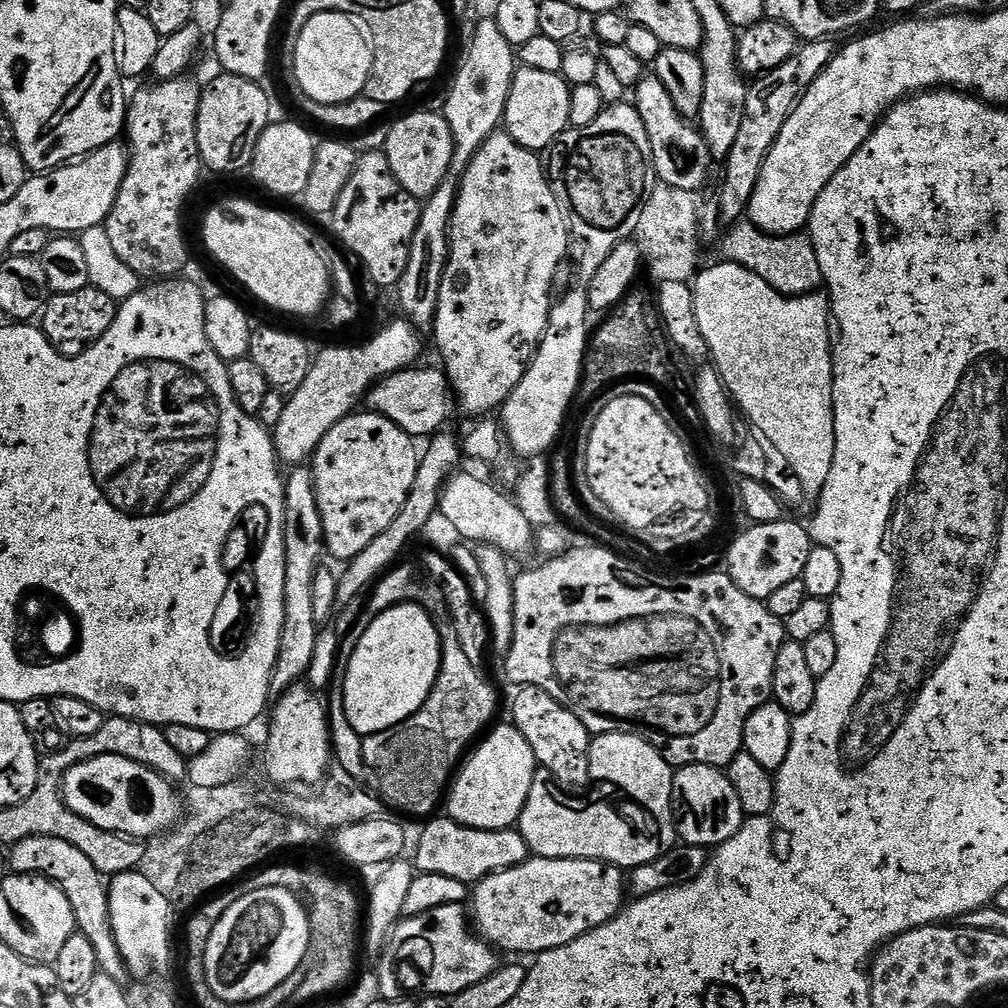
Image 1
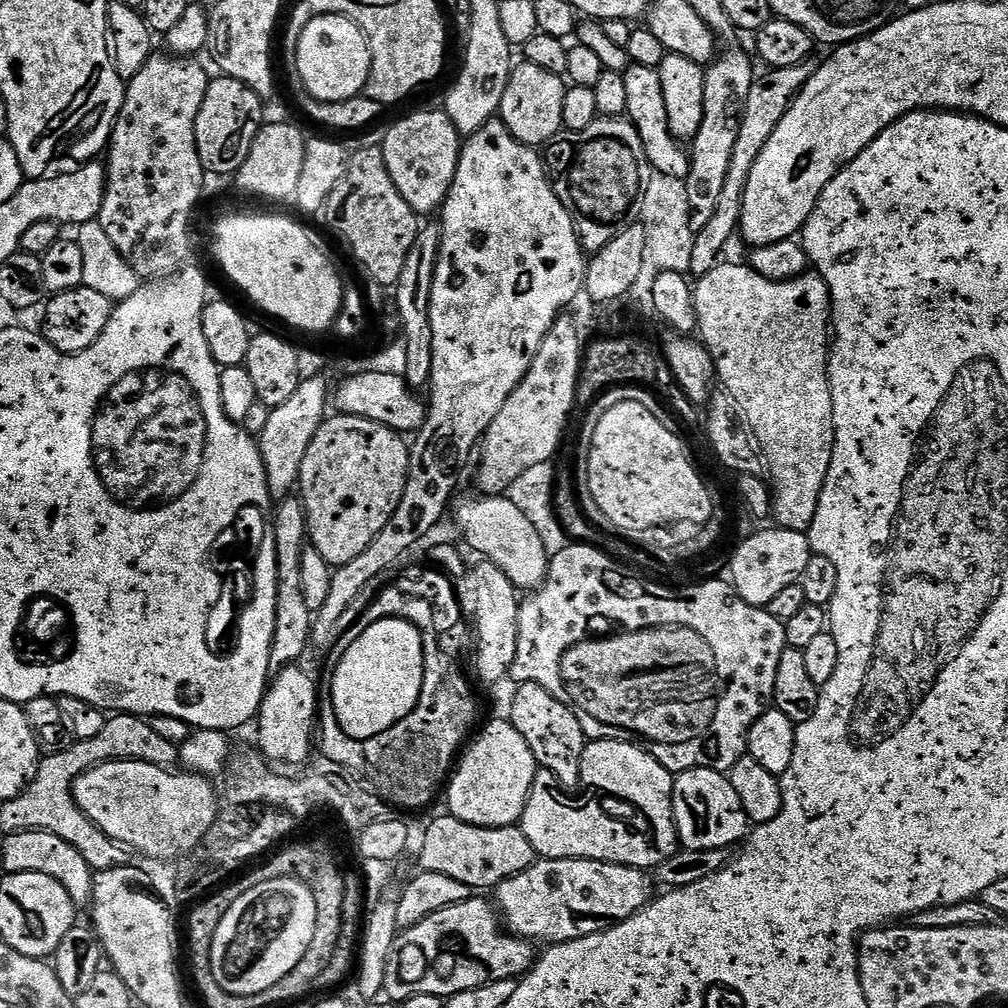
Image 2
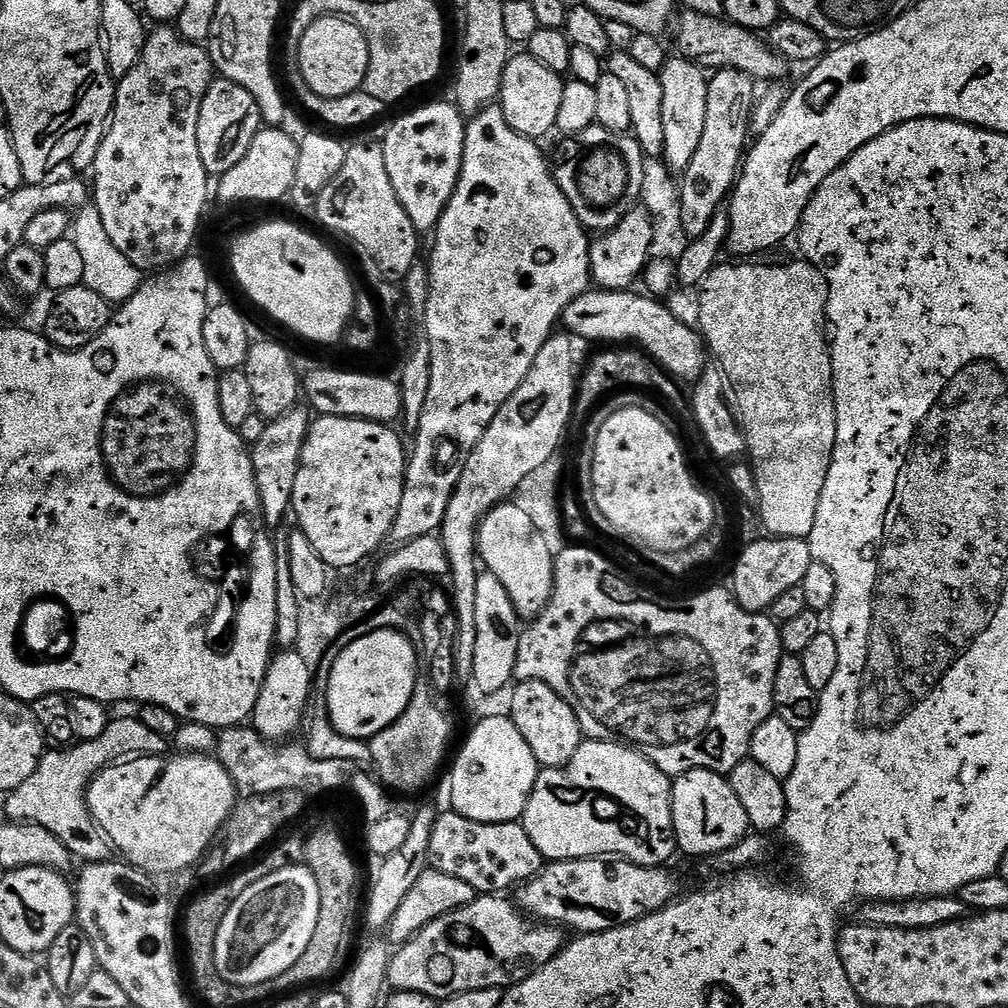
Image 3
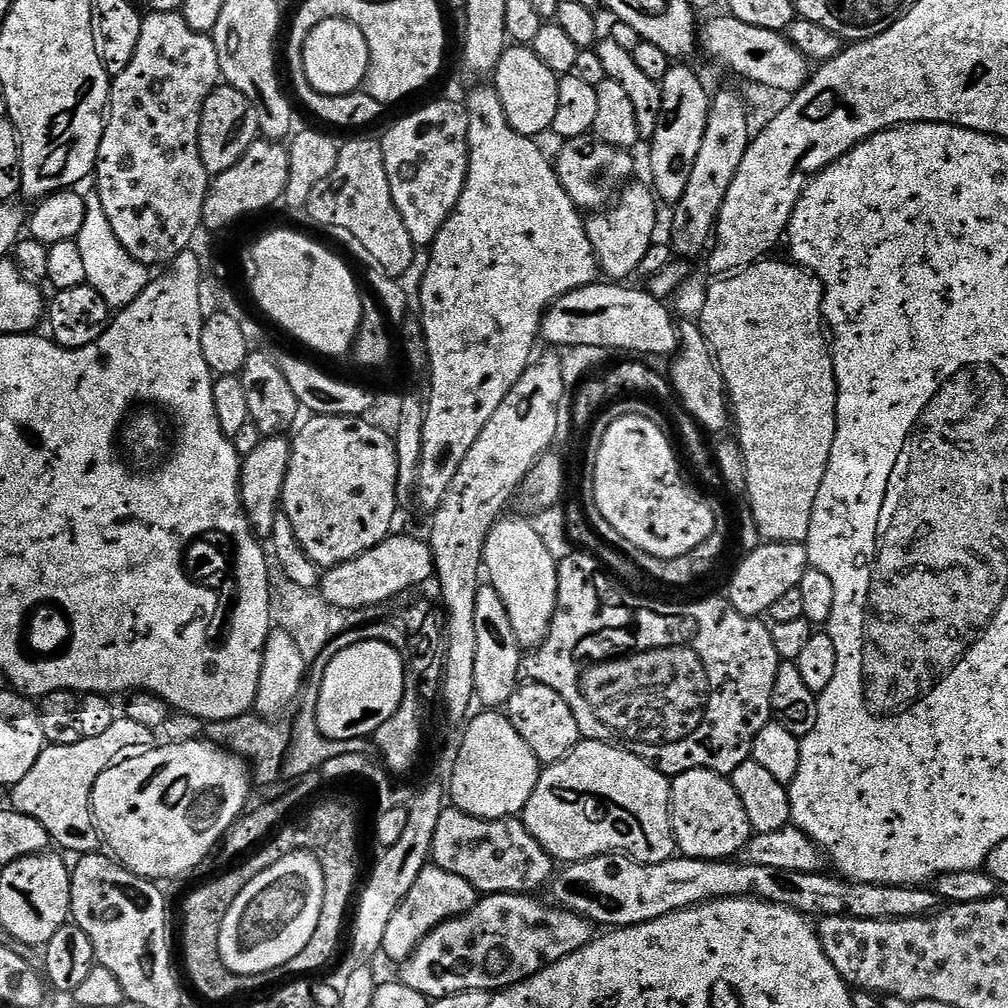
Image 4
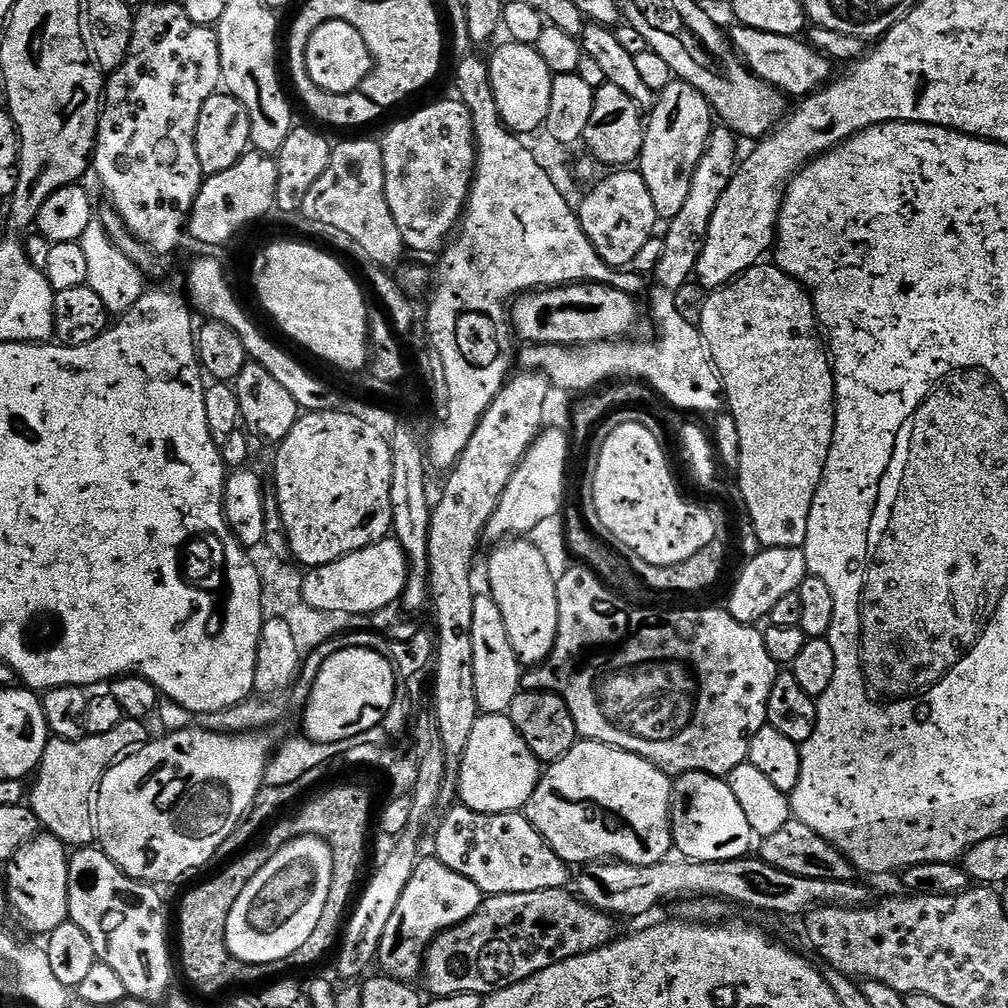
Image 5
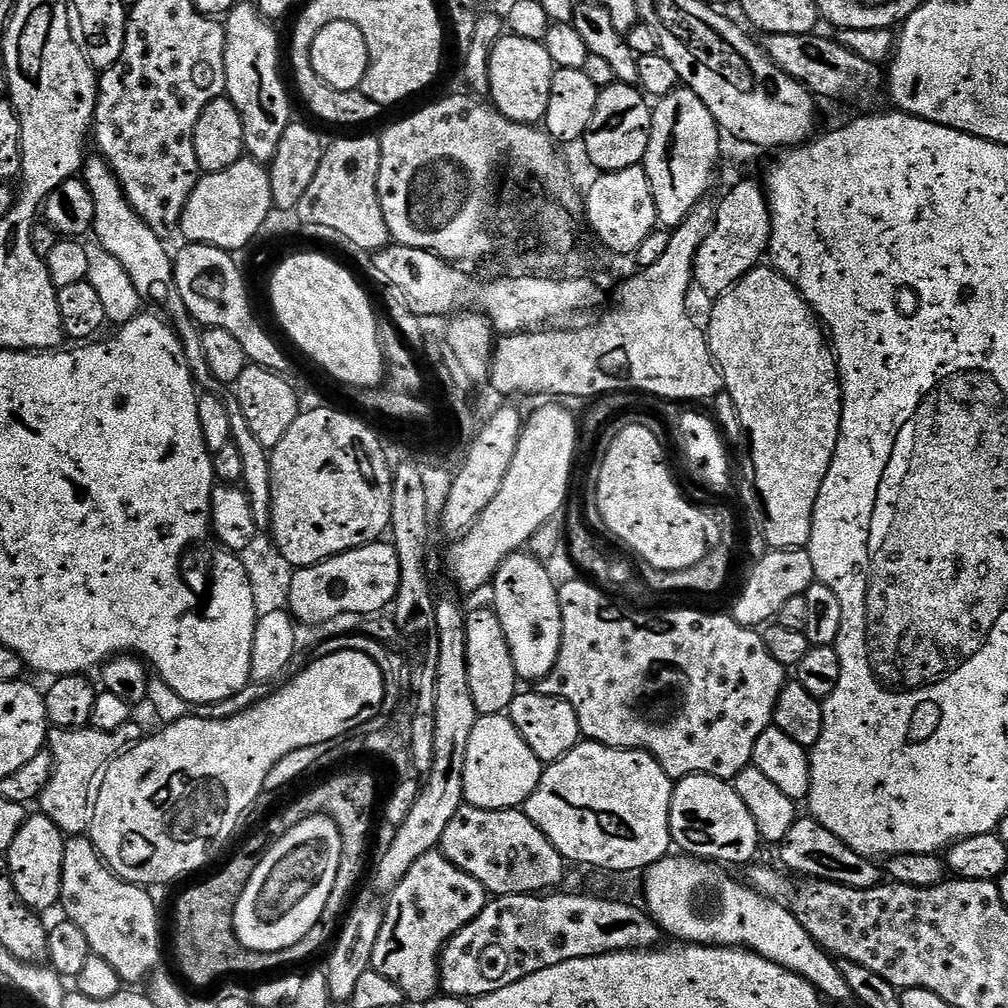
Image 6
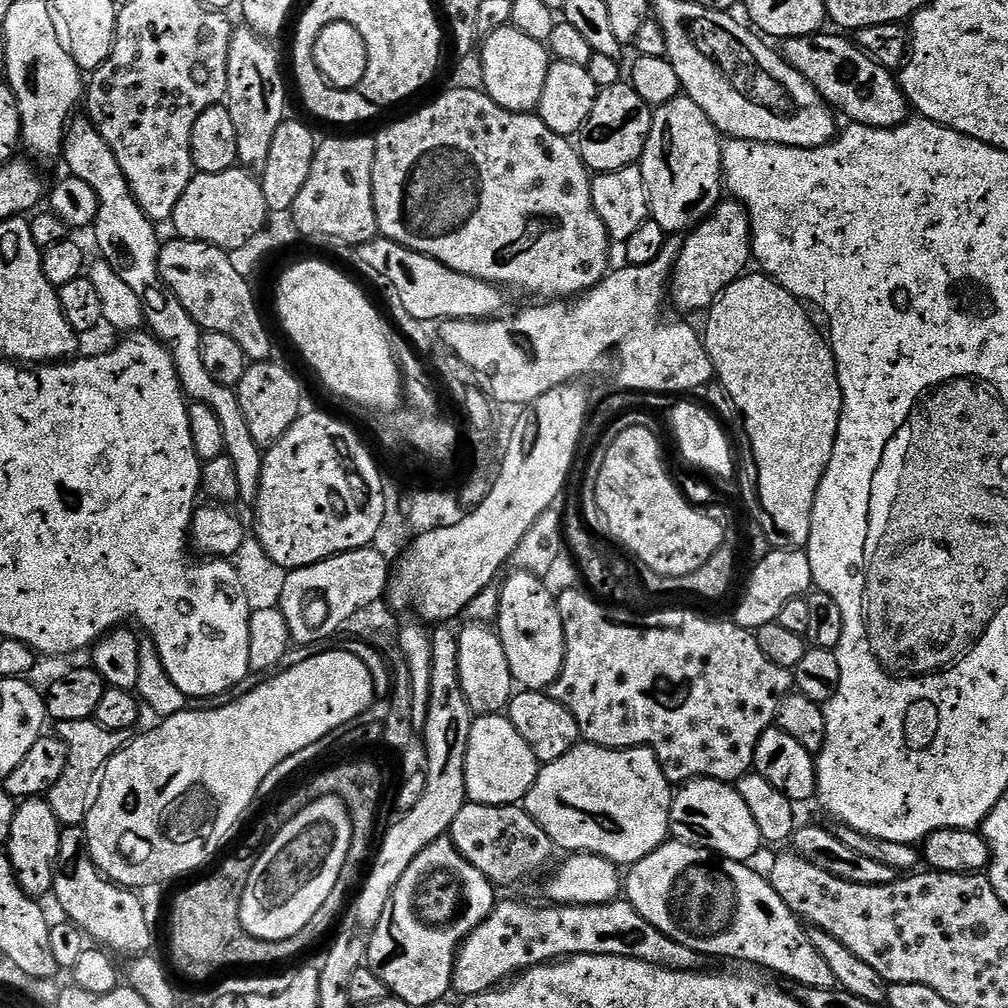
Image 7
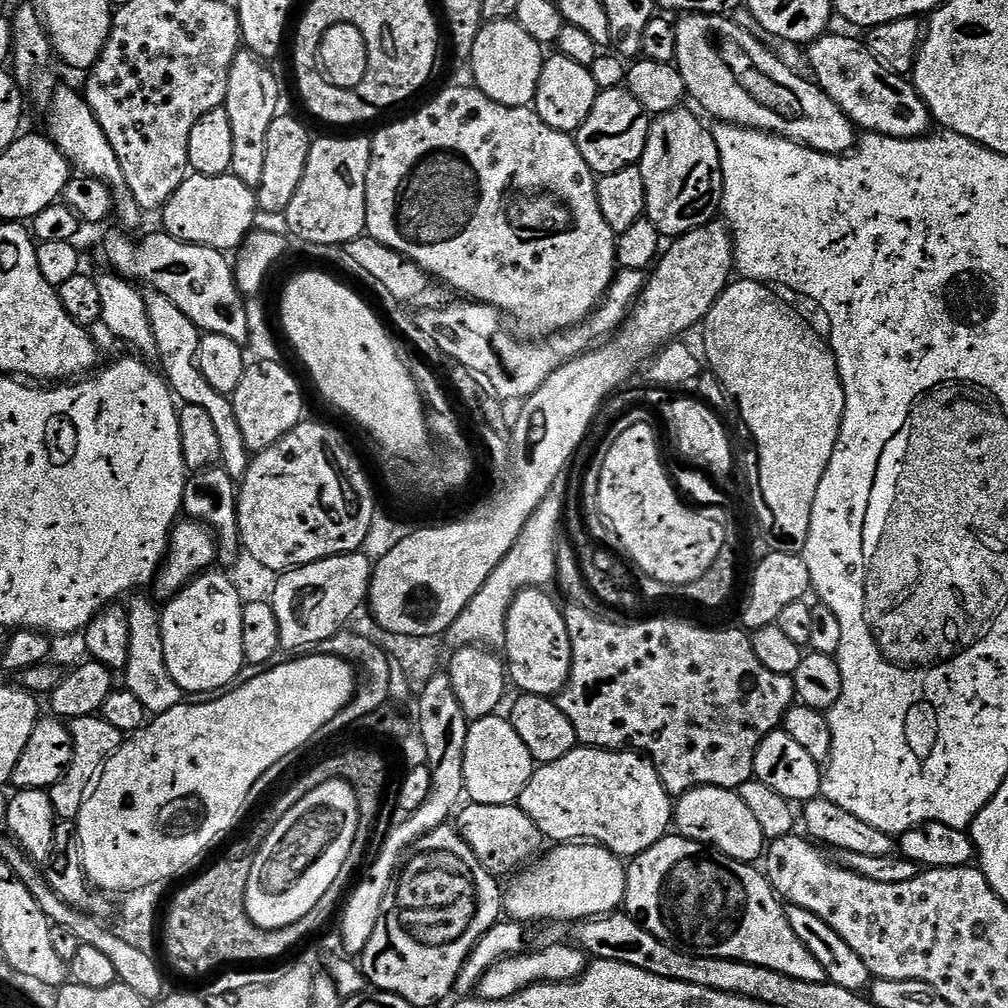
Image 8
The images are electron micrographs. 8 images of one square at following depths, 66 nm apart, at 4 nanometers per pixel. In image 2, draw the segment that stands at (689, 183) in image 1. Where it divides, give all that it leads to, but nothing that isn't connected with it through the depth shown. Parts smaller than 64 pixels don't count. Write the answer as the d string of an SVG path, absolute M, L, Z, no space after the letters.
M629 63L622 75L626 82L626 119L638 130L638 138L642 138L642 146L646 150L646 158L652 163L653 172L670 174L670 178L684 180L692 169L690 152L670 130L659 71Z

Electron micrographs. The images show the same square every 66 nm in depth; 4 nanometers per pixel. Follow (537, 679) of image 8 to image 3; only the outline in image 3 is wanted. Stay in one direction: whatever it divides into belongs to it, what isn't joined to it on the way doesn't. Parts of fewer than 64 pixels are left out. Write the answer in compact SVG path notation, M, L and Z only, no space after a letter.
M505 502L499 504L499 506L496 508L491 508L491 510L489 510L487 514L484 515L483 520L480 522L480 527L476 534L476 546L478 549L479 563L483 565L487 571L492 572L494 574L494 578L498 578L498 582L502 582L502 586L506 586L506 594L510 594L510 602L514 602L514 610L520 615L521 621L531 622L535 620L536 617L540 615L540 611L548 605L550 598L552 597L552 587L554 586L554 570L556 569L556 566L554 563L554 553L552 553L546 544L546 538L544 538L539 532L539 528L533 520L533 513L527 512L526 510L520 508L515 502Z

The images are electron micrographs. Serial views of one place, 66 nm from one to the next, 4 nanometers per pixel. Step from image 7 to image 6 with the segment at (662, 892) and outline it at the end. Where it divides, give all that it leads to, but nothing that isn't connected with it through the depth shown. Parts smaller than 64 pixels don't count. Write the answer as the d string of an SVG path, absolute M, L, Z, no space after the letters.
M669 854L656 864L651 864L643 873L644 901L643 907L649 916L656 921L661 933L673 936L673 941L687 944L711 944L713 948L747 948L762 958L806 978L806 982L814 985L821 996L832 1000L853 999L850 986L846 986L846 978L842 978L840 964L820 948L806 930L802 930L802 922L793 914L791 907L780 900L772 900L769 896L758 894L744 883L743 879L731 876L727 867L716 862L701 860L687 854Z

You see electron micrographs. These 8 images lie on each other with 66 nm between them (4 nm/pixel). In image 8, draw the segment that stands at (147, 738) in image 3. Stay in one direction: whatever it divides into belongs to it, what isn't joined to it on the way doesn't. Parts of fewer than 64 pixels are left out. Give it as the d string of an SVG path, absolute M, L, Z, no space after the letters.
M99 714L73 720L70 727L74 758L63 778L50 789L52 805L60 820L76 820L83 813L85 802L94 794L94 790L106 770L106 762L122 747L126 739L125 733L110 726L110 722L106 722Z

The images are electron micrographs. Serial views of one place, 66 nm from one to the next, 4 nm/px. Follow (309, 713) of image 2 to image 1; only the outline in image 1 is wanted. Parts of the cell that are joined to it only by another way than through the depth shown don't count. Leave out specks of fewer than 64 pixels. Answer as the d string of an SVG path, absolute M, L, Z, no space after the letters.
M303 683L294 685L286 695L279 697L271 709L272 721L268 724L268 753L264 756L264 768L276 786L292 786L288 784L319 785L324 779L333 759L333 748L329 733L329 709L325 701L319 700L317 693Z

